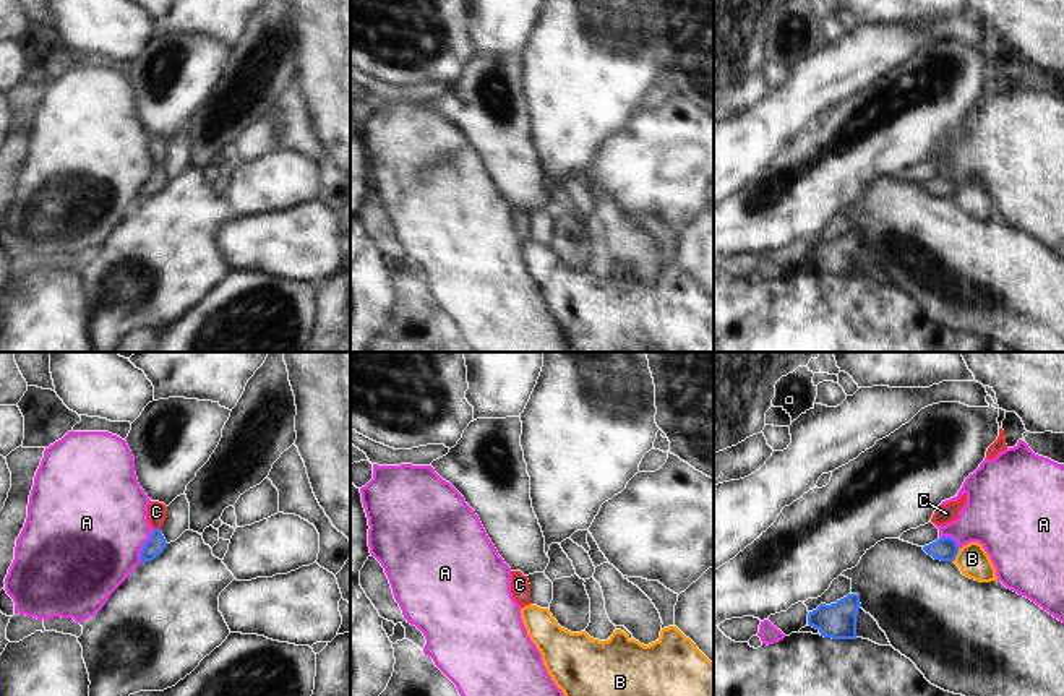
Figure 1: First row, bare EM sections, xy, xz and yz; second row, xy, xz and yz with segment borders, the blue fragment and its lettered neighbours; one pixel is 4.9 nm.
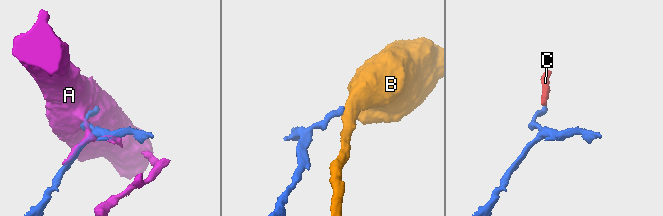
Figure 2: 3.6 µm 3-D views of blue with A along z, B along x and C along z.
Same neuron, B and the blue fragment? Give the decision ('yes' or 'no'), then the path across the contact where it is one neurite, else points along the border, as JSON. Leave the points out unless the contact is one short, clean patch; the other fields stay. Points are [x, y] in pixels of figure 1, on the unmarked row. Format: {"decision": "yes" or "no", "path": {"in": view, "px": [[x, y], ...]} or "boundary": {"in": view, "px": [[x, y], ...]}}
{"decision": "no", "boundary": {"in": "yz", "px": [[959, 185], [952, 197]]}}

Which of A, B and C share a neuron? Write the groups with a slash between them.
A / B / C

